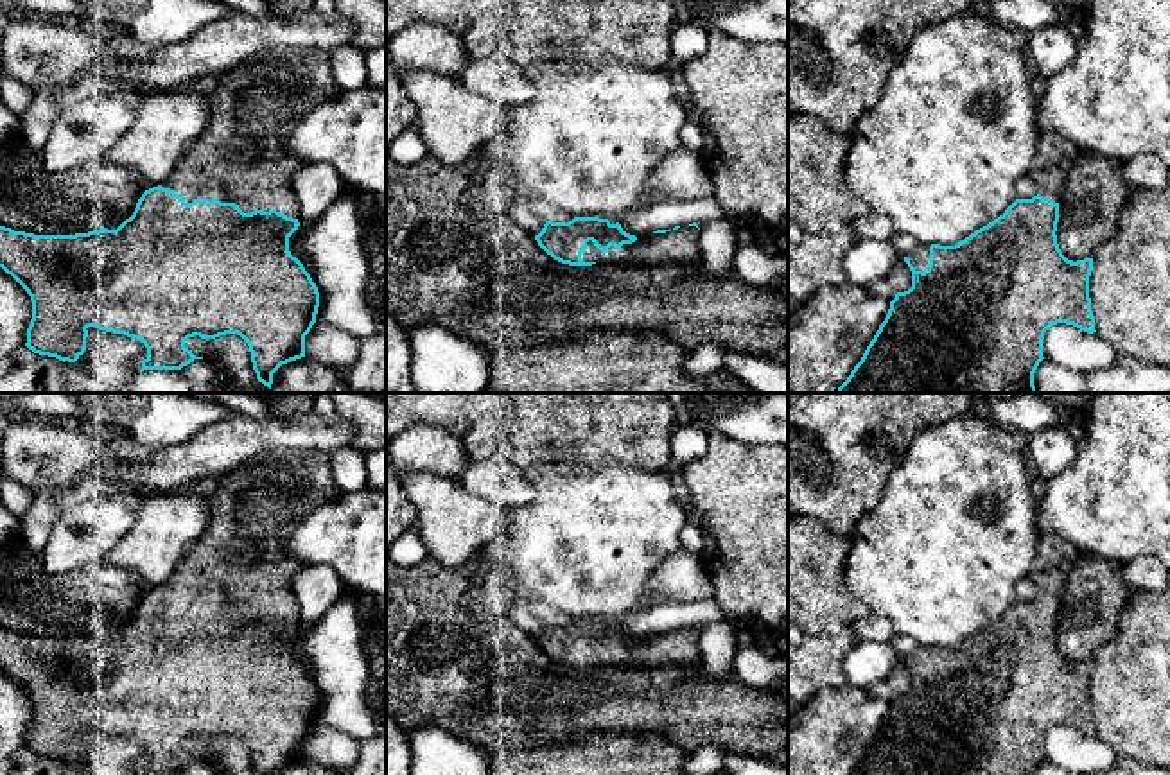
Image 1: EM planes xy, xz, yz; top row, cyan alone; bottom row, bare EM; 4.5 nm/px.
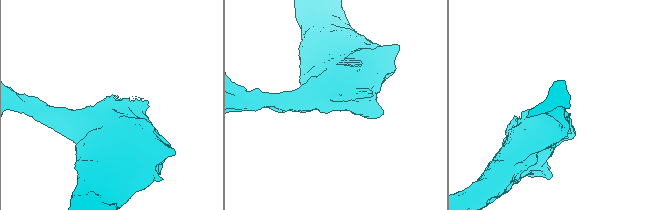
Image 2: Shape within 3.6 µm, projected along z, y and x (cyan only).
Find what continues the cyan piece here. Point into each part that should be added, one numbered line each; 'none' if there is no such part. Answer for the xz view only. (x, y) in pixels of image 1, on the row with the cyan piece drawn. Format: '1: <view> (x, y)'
1: xz (682, 244)

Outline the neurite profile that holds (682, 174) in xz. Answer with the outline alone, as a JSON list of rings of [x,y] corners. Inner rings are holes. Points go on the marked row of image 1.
[[[682,145],[662,158],[633,210],[641,212],[664,201],[700,201],[712,196],[714,179],[702,149]]]

